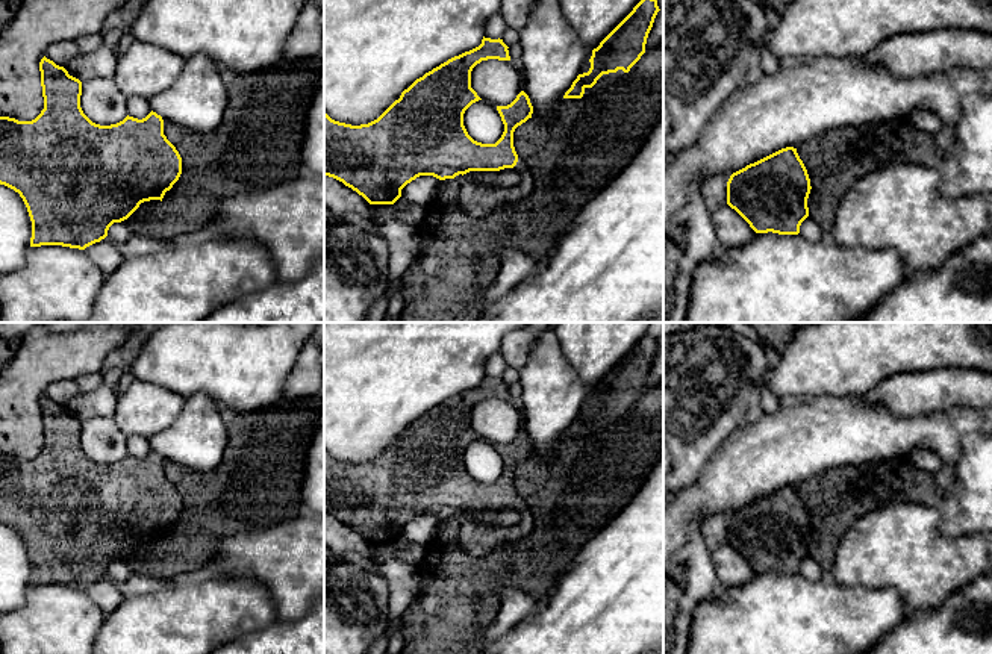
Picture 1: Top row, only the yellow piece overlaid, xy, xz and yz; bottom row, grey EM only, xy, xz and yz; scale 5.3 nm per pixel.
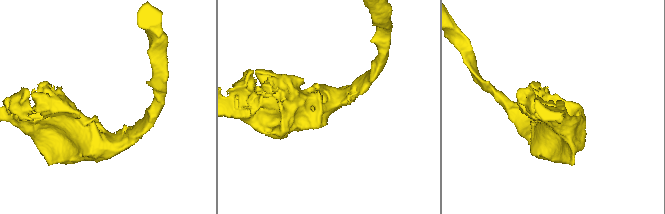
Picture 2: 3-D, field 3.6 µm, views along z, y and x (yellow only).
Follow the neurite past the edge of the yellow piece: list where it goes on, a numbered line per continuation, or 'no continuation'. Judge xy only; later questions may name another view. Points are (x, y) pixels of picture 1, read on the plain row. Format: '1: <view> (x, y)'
no continuation

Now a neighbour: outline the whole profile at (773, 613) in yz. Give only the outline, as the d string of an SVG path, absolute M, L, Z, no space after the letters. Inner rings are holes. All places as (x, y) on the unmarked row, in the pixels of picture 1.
M772 571L756 572L745 584L716 589L710 600L697 607L691 625L691 645L688 654L866 654L912 612L913 610L906 607L894 587L869 589L860 584L845 586L839 583L824 583L822 580L810 581L800 574L778 574Z

